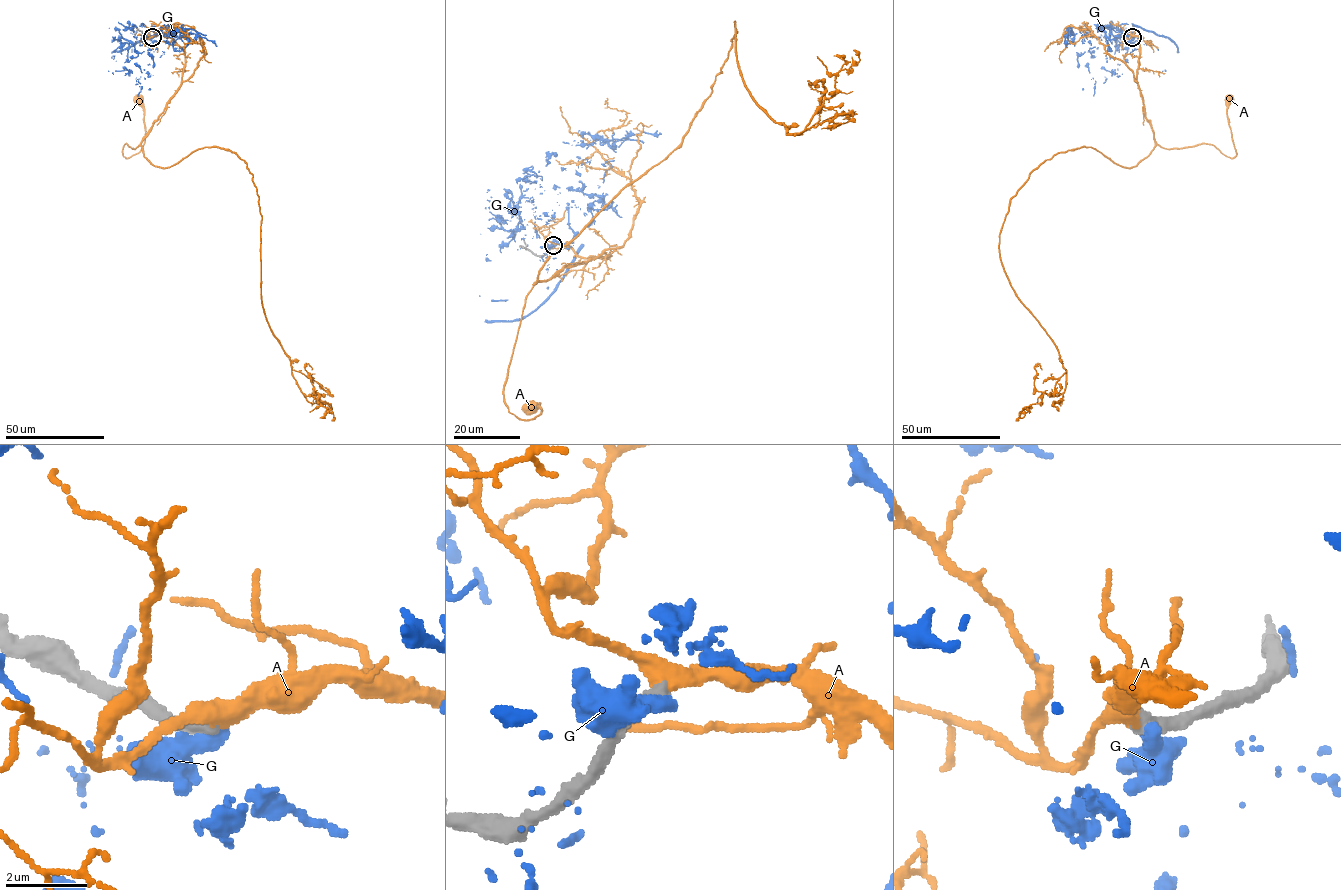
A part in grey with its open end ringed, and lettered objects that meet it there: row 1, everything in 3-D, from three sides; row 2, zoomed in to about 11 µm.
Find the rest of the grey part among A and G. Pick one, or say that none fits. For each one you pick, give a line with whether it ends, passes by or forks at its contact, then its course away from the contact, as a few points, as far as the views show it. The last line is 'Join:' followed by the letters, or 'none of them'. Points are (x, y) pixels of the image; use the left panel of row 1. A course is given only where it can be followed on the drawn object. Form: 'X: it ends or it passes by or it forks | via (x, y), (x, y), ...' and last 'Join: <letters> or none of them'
A: it passes by | via (152, 36), (182, 50), (181, 84), (143, 139), (124, 145), (126, 158), (144, 142), (139, 98)
Join: A

